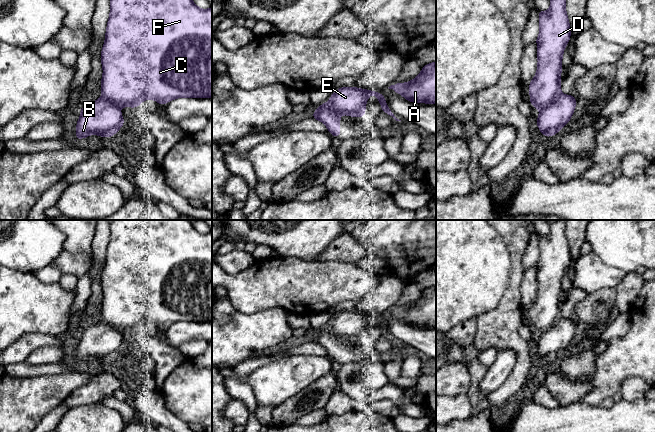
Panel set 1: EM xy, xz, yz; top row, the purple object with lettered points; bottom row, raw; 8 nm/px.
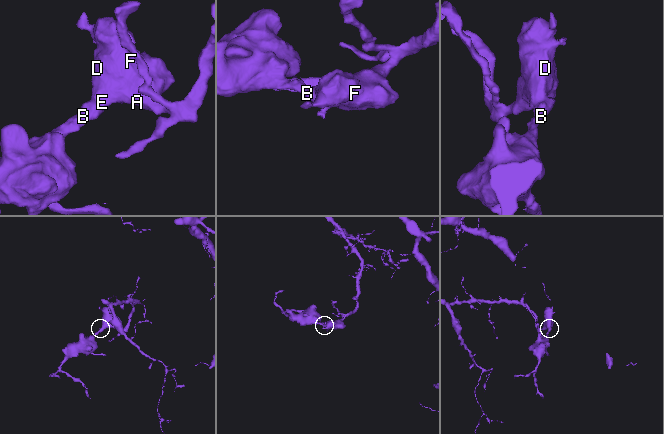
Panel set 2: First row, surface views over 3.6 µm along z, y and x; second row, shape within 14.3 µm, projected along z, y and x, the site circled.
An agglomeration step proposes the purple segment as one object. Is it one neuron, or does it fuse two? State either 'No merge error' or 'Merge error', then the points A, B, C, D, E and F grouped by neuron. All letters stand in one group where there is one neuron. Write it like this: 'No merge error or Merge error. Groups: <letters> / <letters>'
Merge error. Groups: A C D E F / B

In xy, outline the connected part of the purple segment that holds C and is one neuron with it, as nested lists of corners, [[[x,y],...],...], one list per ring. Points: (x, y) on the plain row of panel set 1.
[[[113,220],[112,222],[110,222],[110,240],[107,246],[105,267],[102,271],[102,276],[101,276],[101,288],[103,291],[103,300],[101,303],[102,321],[120,331],[138,332],[139,328],[146,323],[153,323],[156,326],[158,326],[160,329],[164,329],[169,325],[182,321],[211,322],[212,321],[212,231],[210,231],[207,234],[203,234],[193,227],[193,223],[190,220]]]

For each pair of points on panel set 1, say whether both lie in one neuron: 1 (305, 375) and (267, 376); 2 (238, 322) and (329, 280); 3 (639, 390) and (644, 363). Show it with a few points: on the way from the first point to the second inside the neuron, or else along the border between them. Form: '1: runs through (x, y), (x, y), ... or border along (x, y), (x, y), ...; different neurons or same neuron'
1: runs through (296, 375), (276, 376); same neuron
2: border along (242, 313), (282, 308), (288, 314); different neurons
3: border along (644, 379), (626, 378), (620, 389); different neurons

